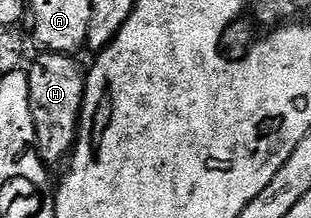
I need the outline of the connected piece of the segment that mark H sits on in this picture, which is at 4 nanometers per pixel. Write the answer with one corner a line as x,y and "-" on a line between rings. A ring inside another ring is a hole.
70,54
38,55
40,58
26,71
29,80
29,100
35,121
35,141
39,157
54,168
63,157
70,155
77,143
80,119
83,117
83,97
87,91
85,66

